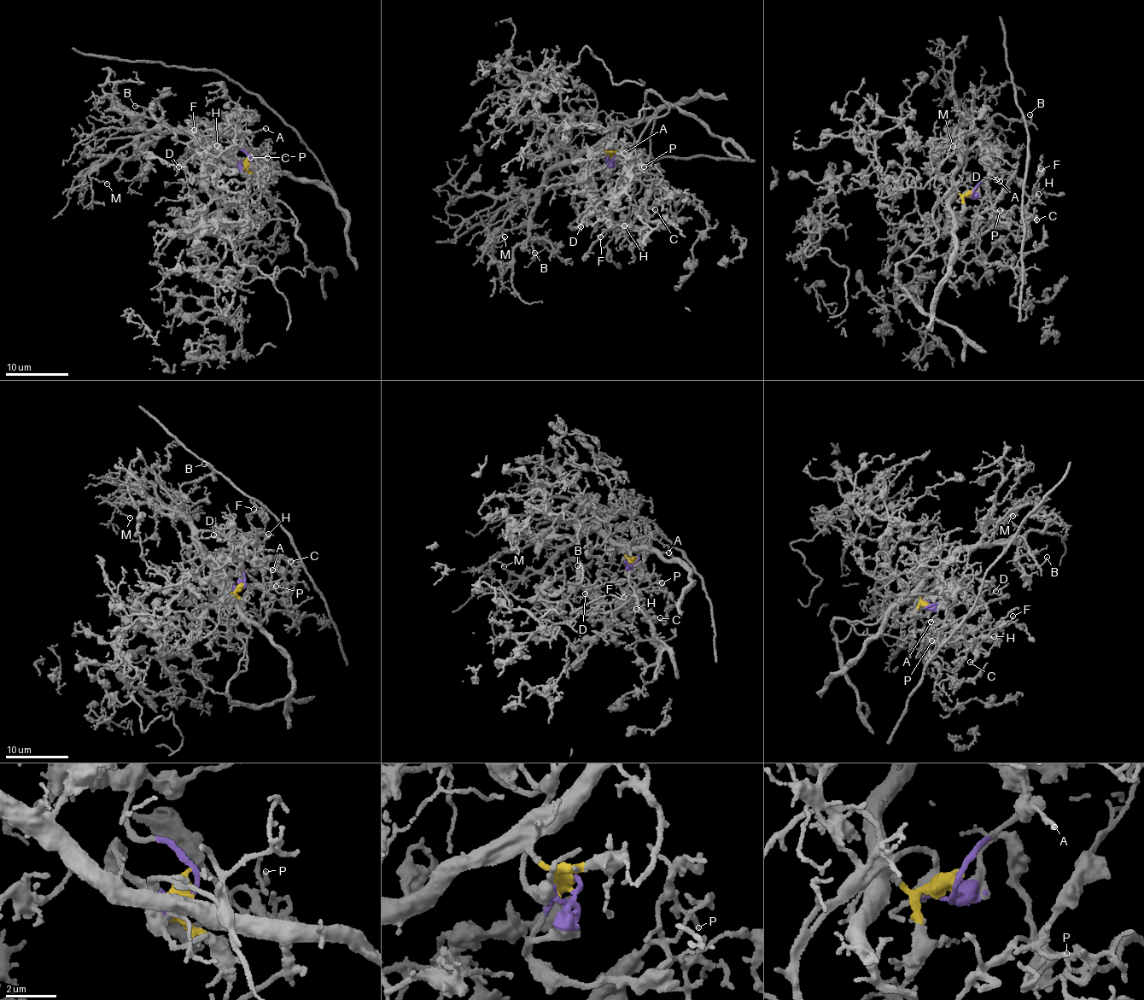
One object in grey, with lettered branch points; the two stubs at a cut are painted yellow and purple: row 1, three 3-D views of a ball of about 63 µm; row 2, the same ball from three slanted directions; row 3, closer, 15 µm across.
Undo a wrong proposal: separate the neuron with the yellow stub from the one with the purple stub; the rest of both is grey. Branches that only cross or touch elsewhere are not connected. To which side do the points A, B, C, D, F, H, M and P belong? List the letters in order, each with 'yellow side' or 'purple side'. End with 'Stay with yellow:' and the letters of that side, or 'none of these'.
A: purple side
B: yellow side
C: purple side
D: purple side
F: purple side
H: purple side
M: yellow side
P: purple side
Stay with yellow: B, M

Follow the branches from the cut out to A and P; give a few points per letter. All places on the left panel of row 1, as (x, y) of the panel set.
A: (249, 160), (242, 149), (235, 147), (234, 139), (265, 128)
P: (249, 160), (247, 154), (236, 148), (230, 152), (230, 160), (248, 171), (267, 158)

